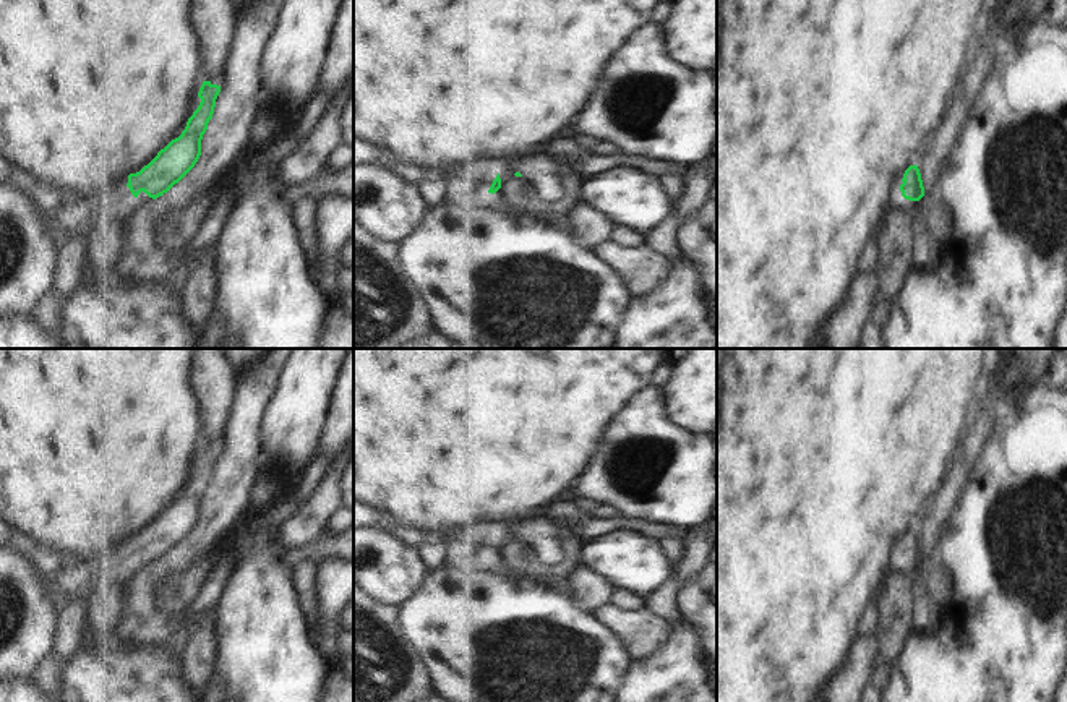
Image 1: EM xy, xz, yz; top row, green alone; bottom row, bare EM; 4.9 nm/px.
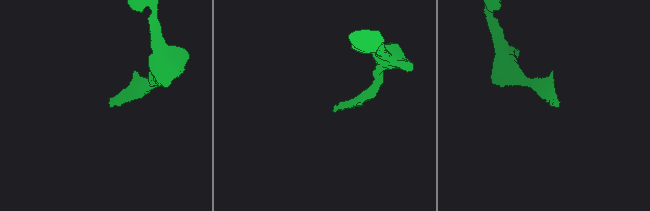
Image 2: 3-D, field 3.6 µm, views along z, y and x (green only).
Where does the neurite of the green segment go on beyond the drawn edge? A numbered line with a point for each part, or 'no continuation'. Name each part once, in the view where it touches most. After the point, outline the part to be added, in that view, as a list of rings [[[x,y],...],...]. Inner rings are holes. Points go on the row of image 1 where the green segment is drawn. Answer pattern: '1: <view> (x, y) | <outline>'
1: xz (471, 175) | [[[498,161],[464,162],[444,172],[441,191],[488,191],[499,173]]]

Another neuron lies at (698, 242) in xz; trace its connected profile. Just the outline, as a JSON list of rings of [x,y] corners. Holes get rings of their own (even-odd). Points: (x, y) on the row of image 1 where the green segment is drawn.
[[[699,214],[684,224],[679,238],[686,255],[701,266],[707,289],[717,297],[717,240],[702,225]]]

